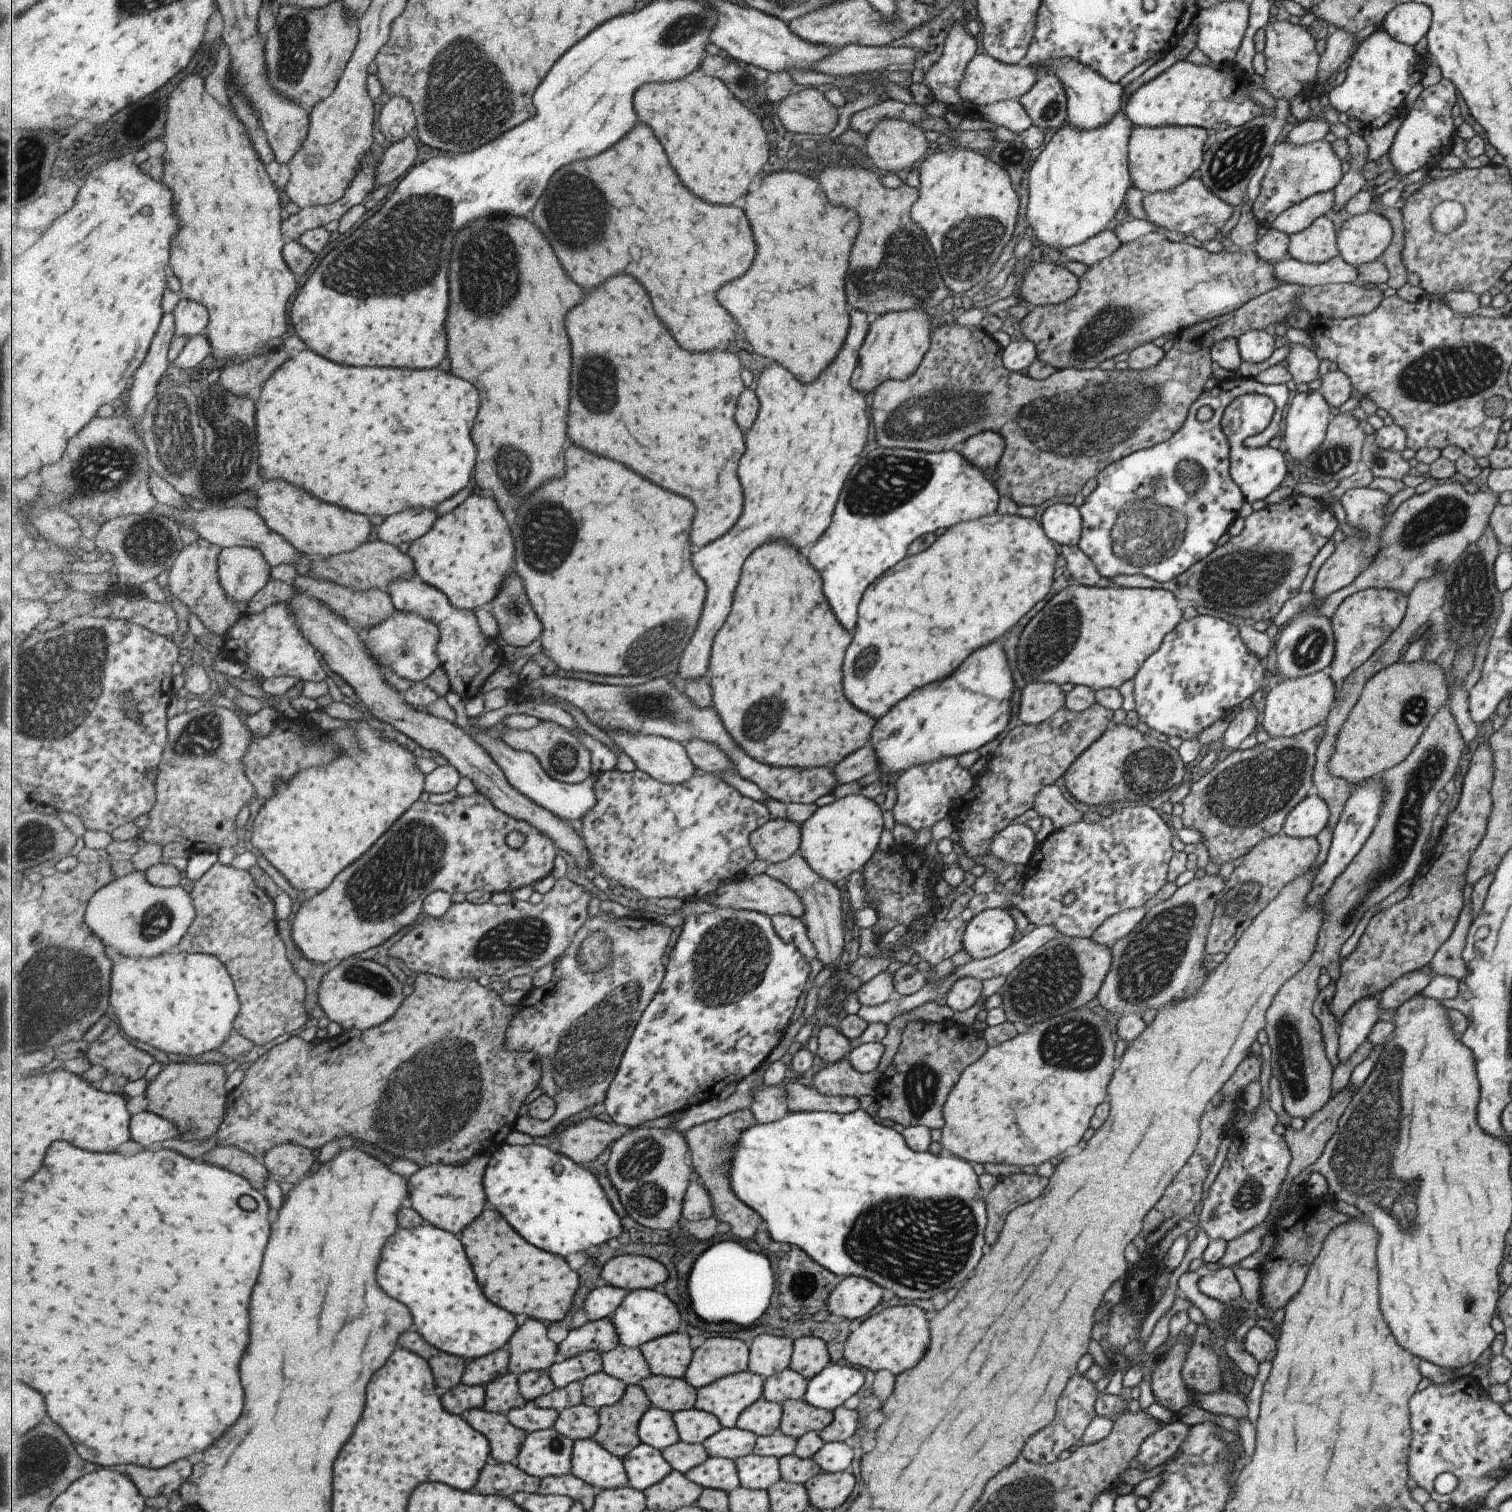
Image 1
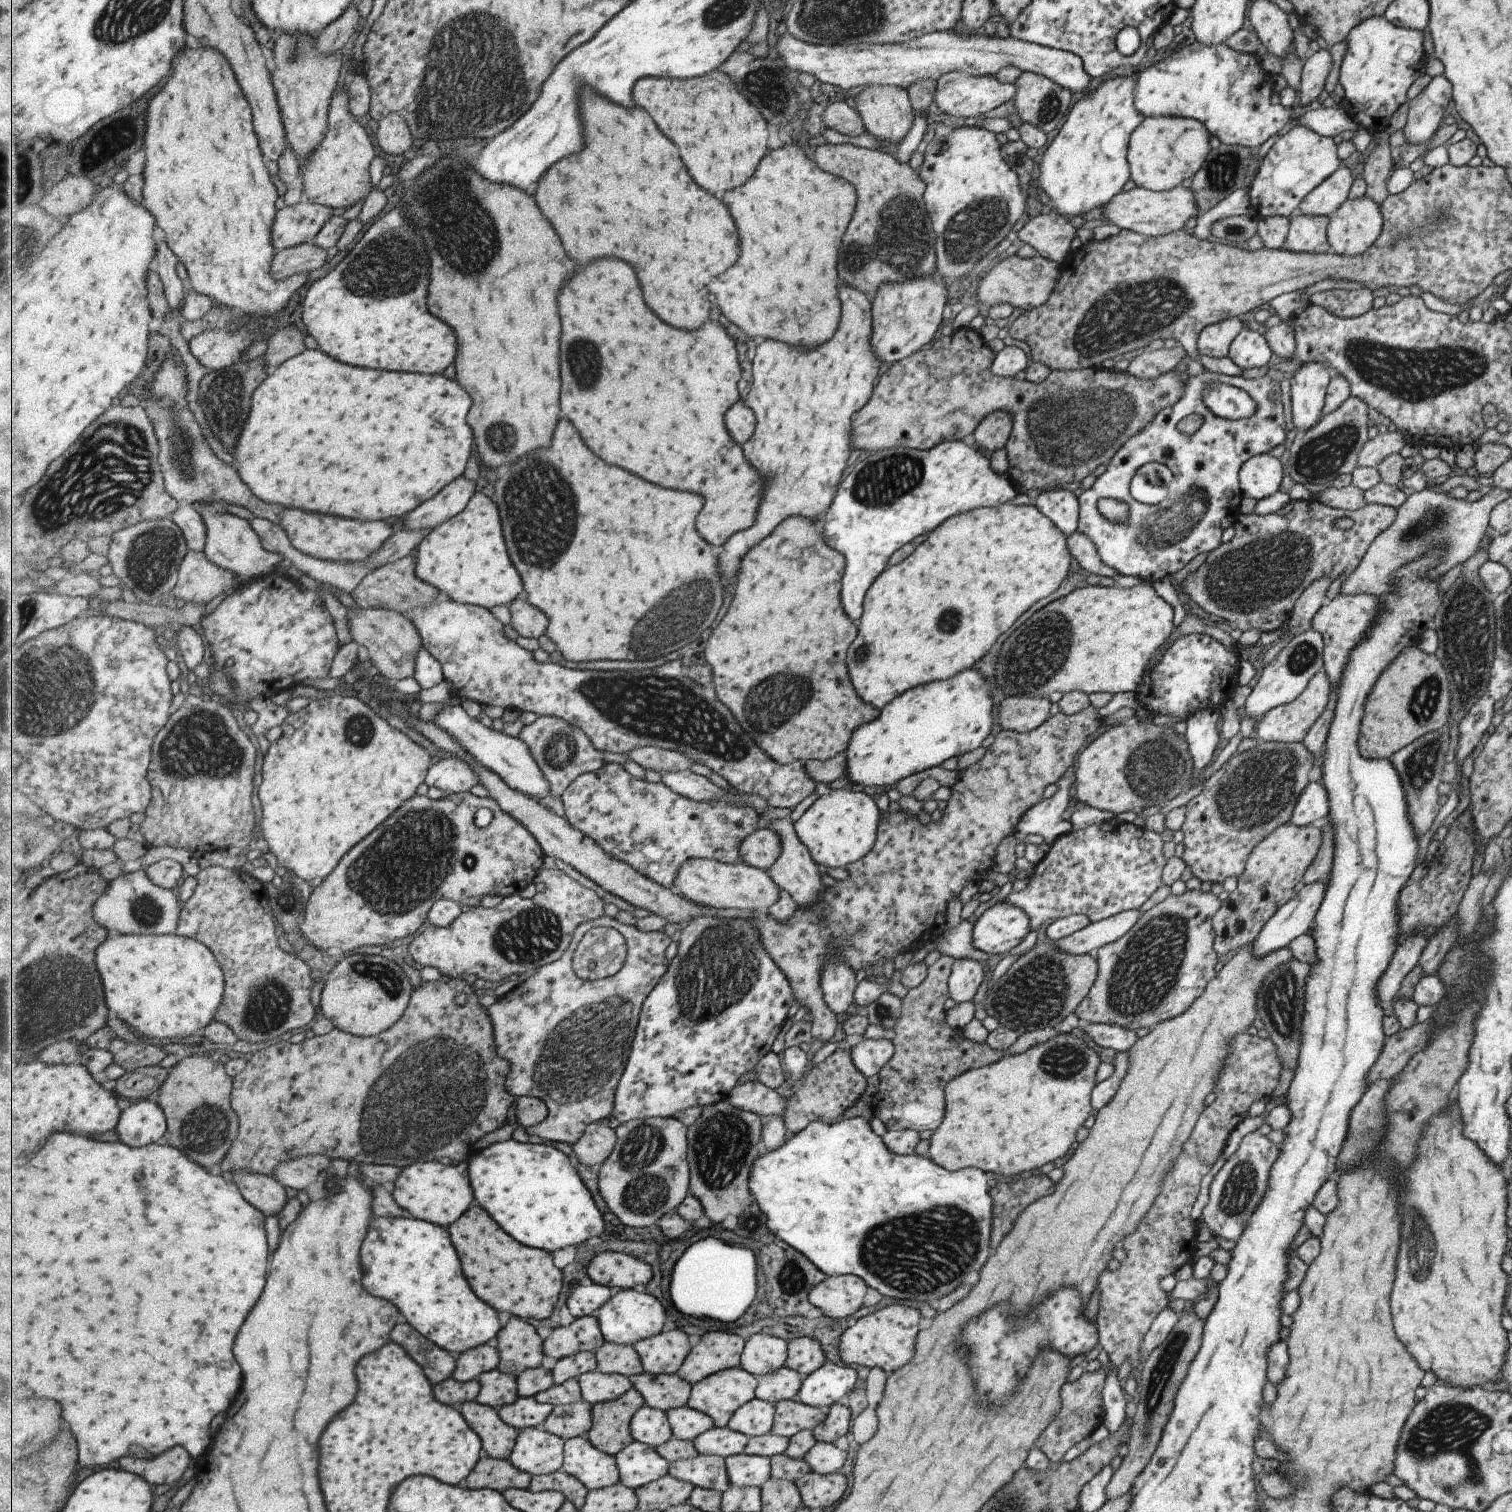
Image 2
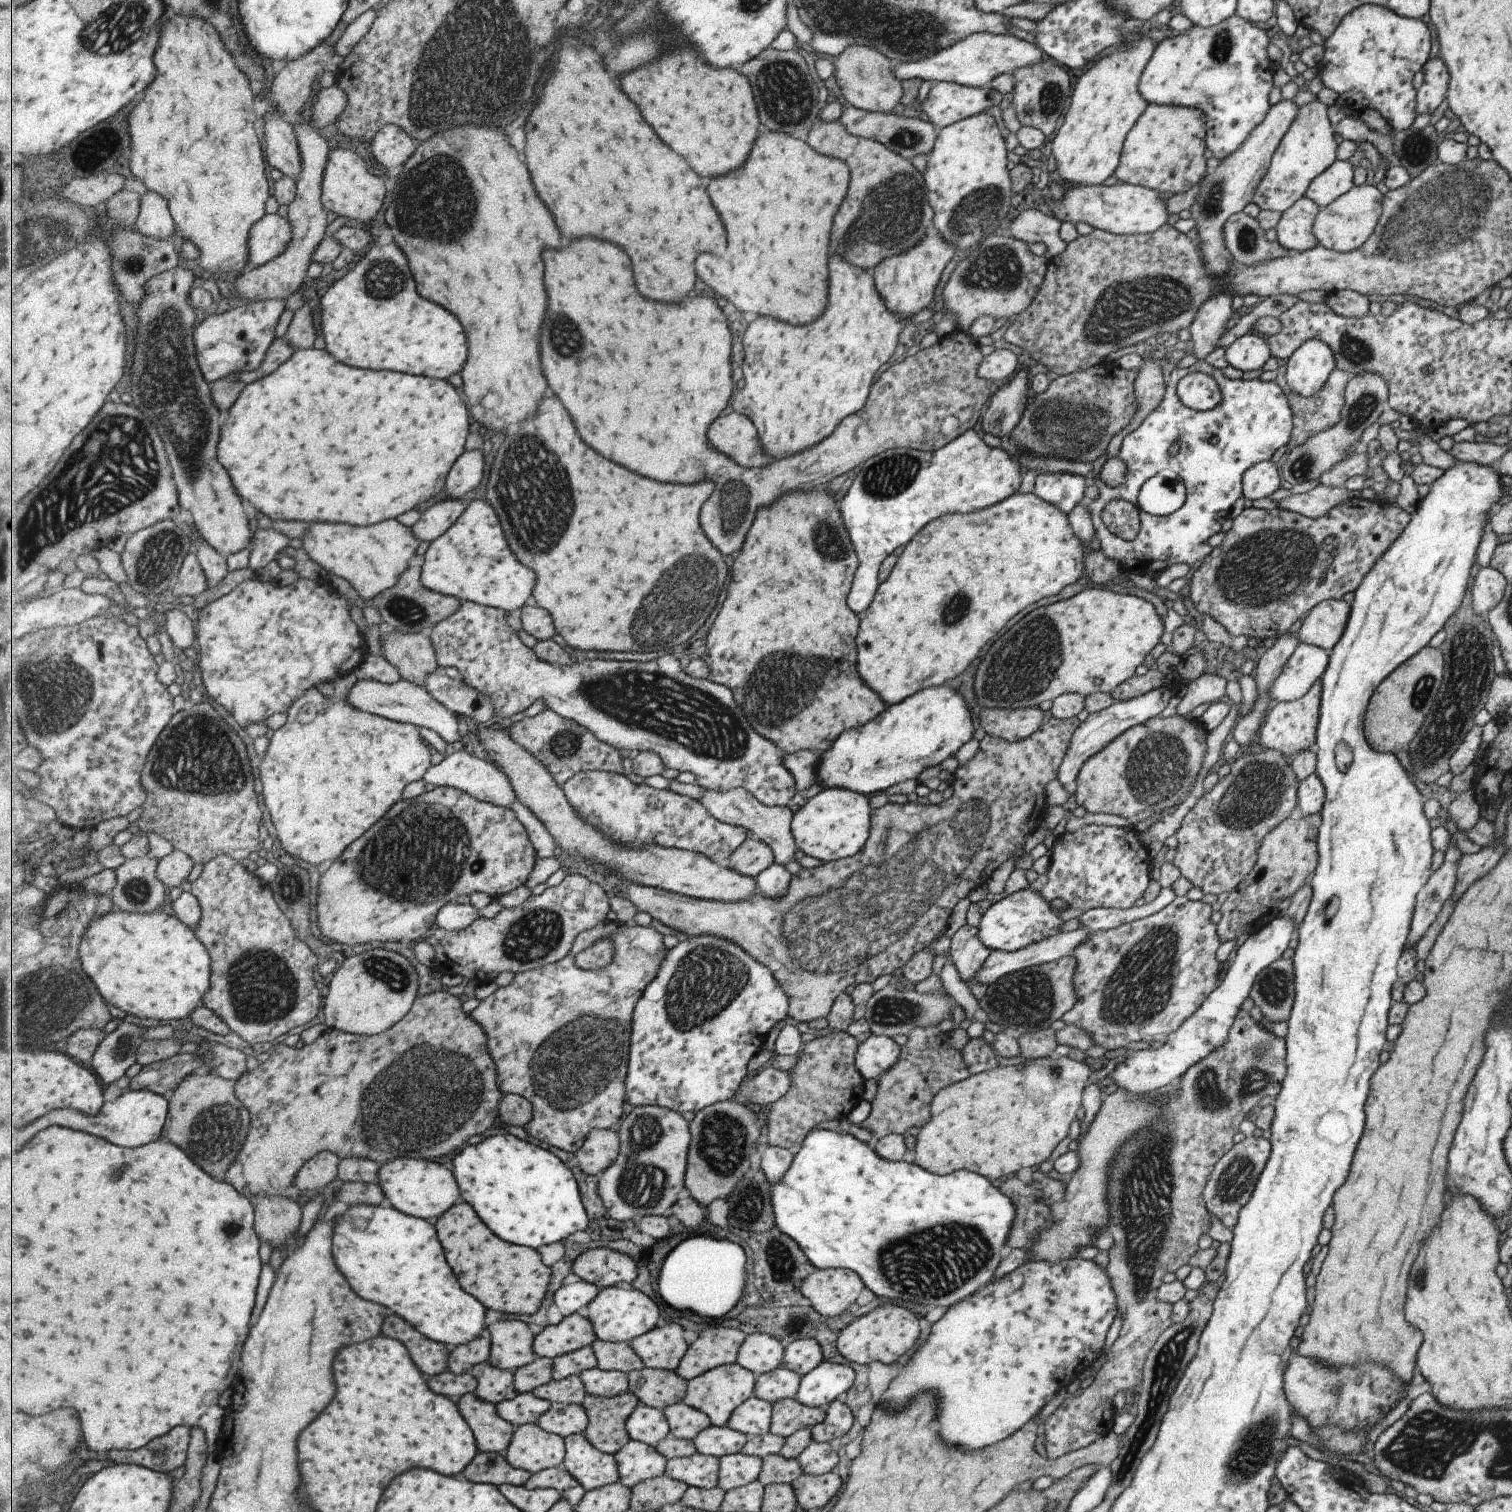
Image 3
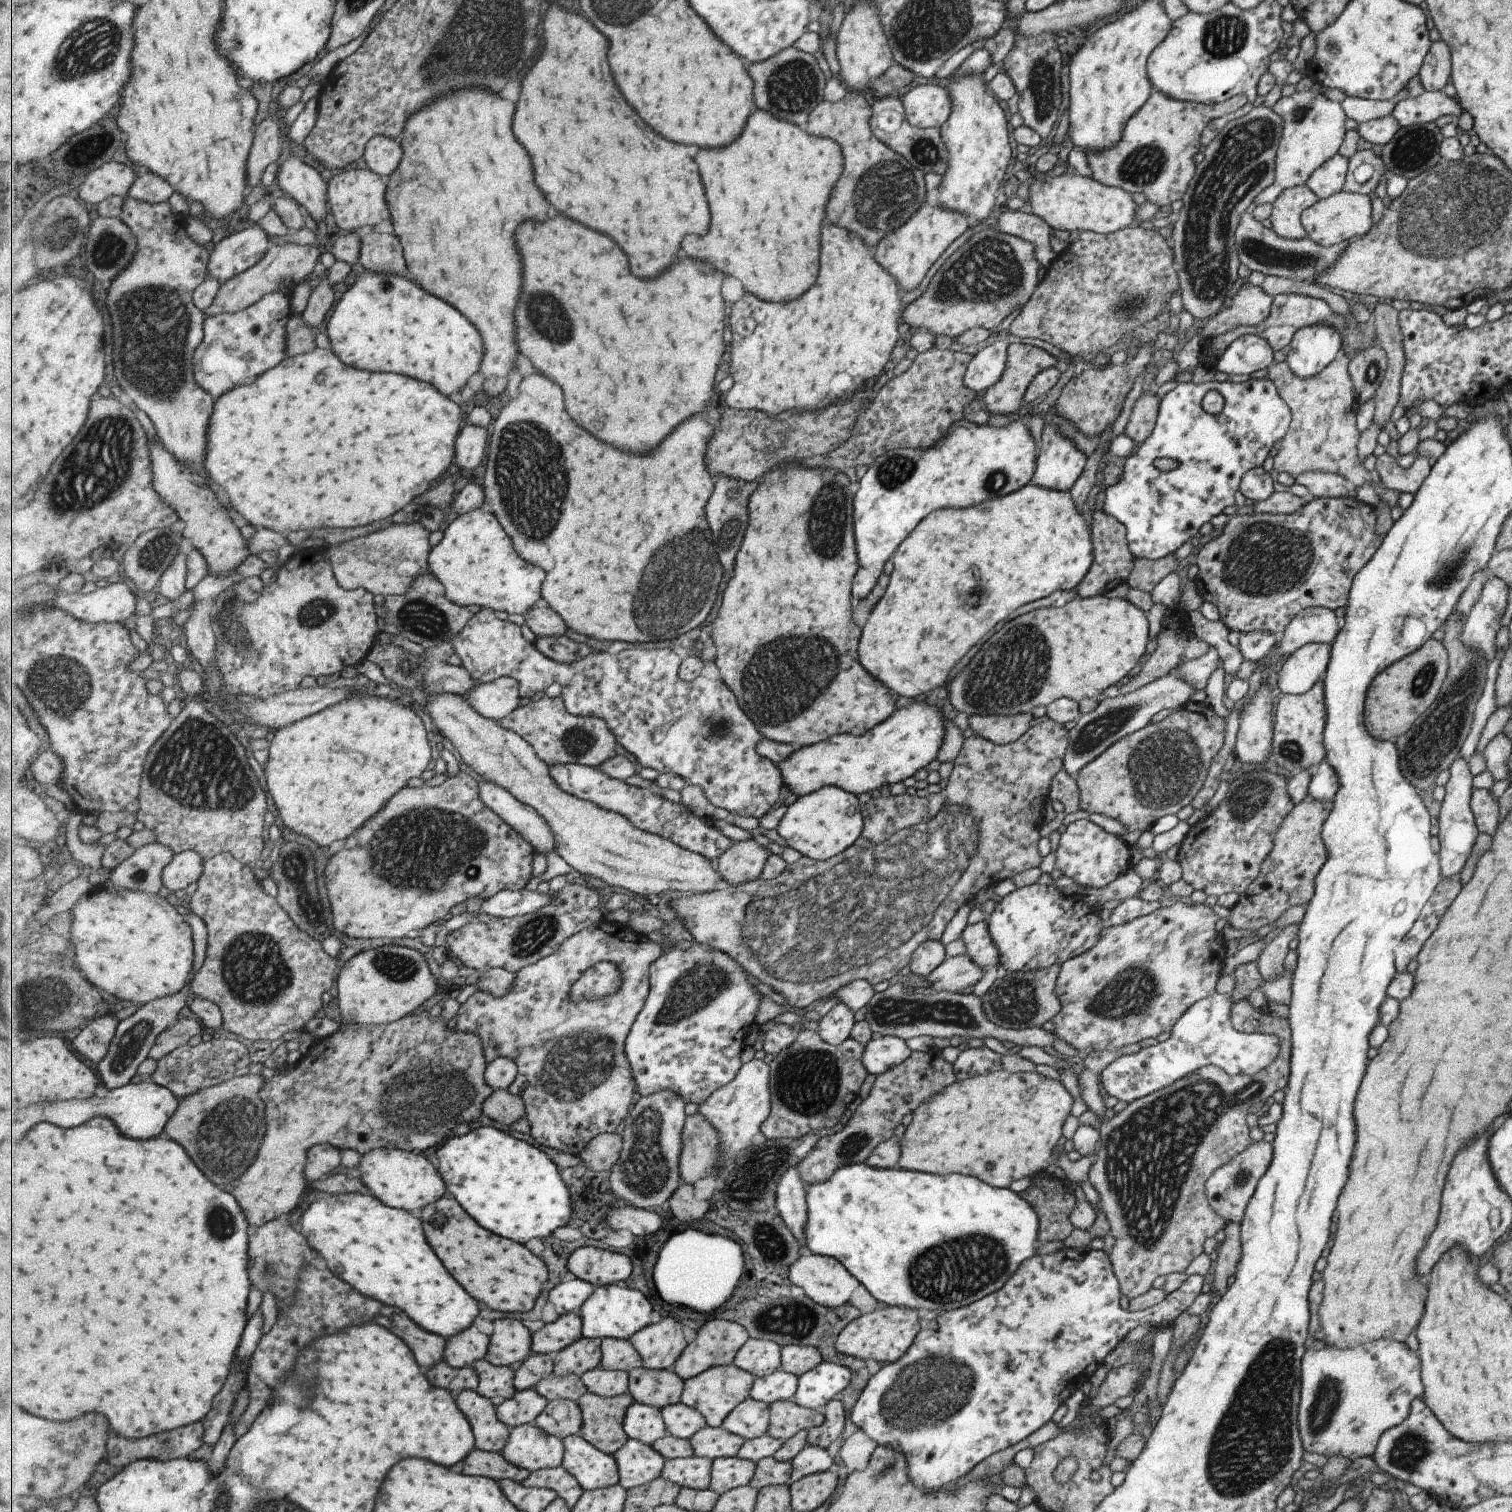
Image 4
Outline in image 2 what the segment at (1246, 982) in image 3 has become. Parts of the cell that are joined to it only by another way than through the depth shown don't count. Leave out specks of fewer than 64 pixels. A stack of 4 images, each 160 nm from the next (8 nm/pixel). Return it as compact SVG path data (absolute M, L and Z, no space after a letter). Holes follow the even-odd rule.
M1328 876L1325 879L1321 879L1320 881L1317 881L1316 883L1309 883L1308 885L1302 886L1302 888L1299 890L1299 892L1296 892L1293 897L1291 897L1284 905L1281 905L1277 910L1265 921L1265 924L1260 928L1260 931L1258 932L1258 935L1250 942L1250 946L1252 947L1252 954L1257 958L1260 959L1261 957L1264 957L1265 955L1268 955L1270 952L1276 951L1278 948L1287 947L1287 944L1293 940L1293 938L1297 938L1300 934L1303 934L1307 932L1307 930L1310 928L1313 922L1313 916L1315 916L1315 911L1317 910L1317 907L1319 906L1319 903L1321 902L1323 893L1324 893L1324 886L1326 885L1326 880L1328 879Z

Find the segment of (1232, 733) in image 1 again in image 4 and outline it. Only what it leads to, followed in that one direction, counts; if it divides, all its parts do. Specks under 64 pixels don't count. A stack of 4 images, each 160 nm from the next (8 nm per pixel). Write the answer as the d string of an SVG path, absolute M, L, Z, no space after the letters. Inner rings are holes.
M1309 643L1280 661L1277 669L1278 692L1299 695L1323 677L1329 662L1330 645Z

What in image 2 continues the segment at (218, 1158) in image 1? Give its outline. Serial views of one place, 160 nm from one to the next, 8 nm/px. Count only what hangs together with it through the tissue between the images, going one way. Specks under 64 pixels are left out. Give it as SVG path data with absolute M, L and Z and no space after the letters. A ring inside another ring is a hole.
M237 1171L232 1176L243 1196L265 1216L281 1214L287 1204L287 1190L277 1178L245 1171Z

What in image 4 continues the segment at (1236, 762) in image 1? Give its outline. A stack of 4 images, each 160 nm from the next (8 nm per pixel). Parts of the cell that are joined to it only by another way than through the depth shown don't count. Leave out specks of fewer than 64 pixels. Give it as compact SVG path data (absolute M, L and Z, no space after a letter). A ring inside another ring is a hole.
M1269 771L1241 774L1229 784L1216 810L1189 827L1180 842L1176 861L1182 870L1181 879L1206 895L1243 894L1269 854L1275 831L1293 807L1282 776Z

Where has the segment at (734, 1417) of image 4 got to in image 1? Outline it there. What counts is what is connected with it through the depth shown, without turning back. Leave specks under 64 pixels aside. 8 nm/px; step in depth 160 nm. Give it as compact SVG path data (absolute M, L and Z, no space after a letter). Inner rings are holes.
M761 1397L741 1413L736 1426L754 1432L759 1437L773 1434L780 1423L780 1405Z

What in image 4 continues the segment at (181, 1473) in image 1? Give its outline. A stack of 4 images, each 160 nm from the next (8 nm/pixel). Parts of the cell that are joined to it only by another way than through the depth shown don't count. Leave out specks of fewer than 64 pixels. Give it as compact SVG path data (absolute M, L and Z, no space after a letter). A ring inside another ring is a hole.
M197 1421L181 1428L157 1434L157 1436L149 1436L149 1438L125 1438L125 1436L117 1436L113 1434L109 1438L109 1463L115 1468L123 1470L130 1464L141 1459L180 1459L191 1456L195 1450L199 1450L203 1446L206 1437L206 1428L203 1421Z

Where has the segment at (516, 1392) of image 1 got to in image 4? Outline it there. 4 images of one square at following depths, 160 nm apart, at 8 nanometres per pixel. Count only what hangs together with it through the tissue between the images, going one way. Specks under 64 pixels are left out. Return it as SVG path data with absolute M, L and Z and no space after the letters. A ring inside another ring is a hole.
M481 1359L473 1364L478 1372L481 1396L494 1401L509 1400L518 1391L514 1385L515 1367L497 1366L489 1359Z

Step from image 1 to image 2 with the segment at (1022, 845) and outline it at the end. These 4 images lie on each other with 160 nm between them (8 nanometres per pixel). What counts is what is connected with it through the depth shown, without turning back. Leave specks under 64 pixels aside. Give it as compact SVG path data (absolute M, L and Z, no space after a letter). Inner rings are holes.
M1076 756L1072 761L1071 771L1063 773L1057 779L1056 793L1049 798L1042 798L1021 815L1013 834L1018 842L1022 842L1027 834L1039 834L1044 838L1044 842L1050 845L1059 835L1072 831L1071 823L1061 818L1061 812L1065 810L1069 802L1069 788L1074 783L1075 765Z

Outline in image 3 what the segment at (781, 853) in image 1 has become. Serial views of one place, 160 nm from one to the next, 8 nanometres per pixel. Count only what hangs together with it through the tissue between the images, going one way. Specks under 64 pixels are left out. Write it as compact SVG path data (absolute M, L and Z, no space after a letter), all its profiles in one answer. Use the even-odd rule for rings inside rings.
M747 839L728 858L727 866L738 873L756 878L775 862L771 846L761 839Z

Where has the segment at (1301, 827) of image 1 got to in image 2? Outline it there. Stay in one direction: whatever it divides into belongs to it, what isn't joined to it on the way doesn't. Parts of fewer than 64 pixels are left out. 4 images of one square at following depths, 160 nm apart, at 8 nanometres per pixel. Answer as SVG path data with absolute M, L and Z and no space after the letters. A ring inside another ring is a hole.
M1308 782L1299 793L1292 810L1290 821L1295 826L1315 824L1326 816L1328 802L1323 785L1318 782Z

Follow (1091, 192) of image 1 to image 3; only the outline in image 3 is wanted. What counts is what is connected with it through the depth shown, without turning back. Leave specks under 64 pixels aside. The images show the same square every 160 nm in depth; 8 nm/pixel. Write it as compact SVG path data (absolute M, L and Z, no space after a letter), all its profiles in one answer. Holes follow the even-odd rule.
M1137 30L1127 35L1121 40L1121 44L1124 45L1117 47L1117 50L1113 50L1111 54L1095 59L1093 64L1085 69L1085 72L1077 76L1073 84L1073 92L1071 92L1063 123L1051 142L1050 152L1056 160L1057 185L1077 186L1082 185L1082 182L1084 185L1101 185L1101 182L1107 176L1111 176L1116 169L1125 135L1147 108L1146 100L1143 100L1138 93L1137 83L1143 67L1151 58L1154 40L1150 39L1147 33L1138 34Z

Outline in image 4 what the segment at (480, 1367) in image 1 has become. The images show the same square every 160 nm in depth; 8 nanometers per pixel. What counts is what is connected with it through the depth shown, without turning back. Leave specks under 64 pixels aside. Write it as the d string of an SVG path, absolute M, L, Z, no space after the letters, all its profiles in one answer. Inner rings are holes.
M471 1326L469 1330L460 1332L459 1335L447 1339L444 1358L452 1367L461 1368L464 1366L473 1366L478 1360L487 1358L490 1345L491 1336L483 1334L477 1326Z

